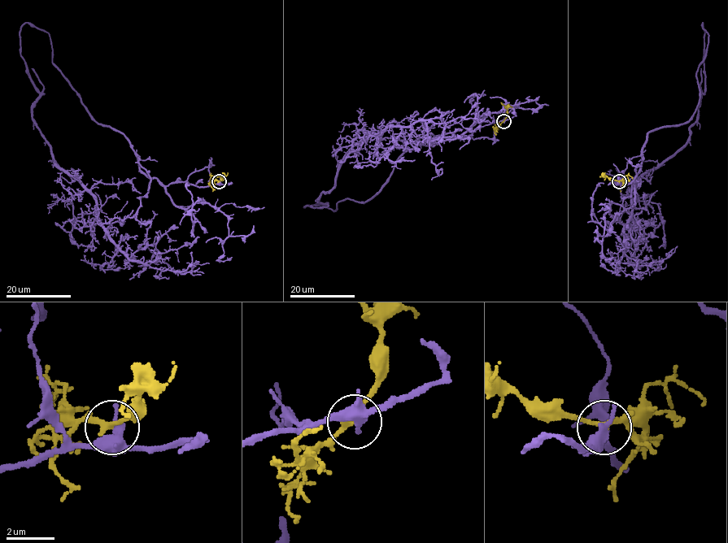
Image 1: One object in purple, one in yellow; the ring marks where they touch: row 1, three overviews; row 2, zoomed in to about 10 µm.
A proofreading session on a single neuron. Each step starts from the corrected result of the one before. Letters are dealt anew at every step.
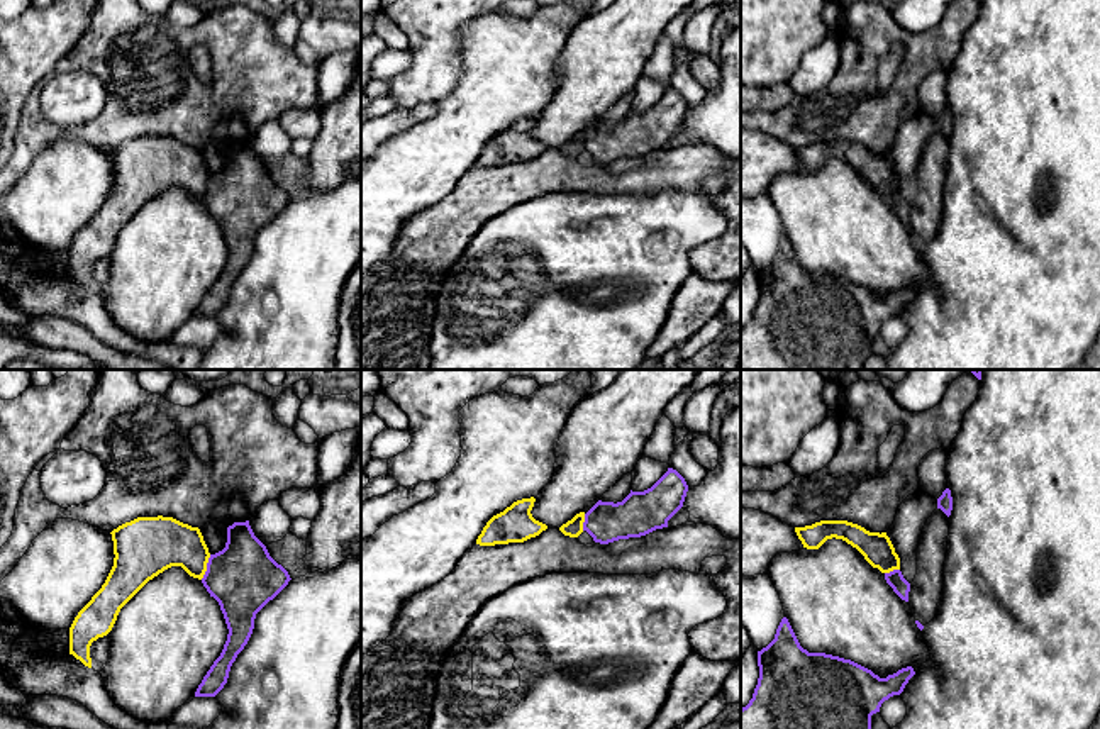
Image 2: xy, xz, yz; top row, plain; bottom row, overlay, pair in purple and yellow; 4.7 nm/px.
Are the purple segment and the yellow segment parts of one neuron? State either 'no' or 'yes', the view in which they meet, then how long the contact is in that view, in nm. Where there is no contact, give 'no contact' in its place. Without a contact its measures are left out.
yes; meets purple in xy; contact 130 nm long

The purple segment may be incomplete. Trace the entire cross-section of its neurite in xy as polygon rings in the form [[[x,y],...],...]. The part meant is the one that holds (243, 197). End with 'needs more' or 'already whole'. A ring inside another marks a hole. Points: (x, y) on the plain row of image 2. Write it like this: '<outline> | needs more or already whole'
[[[137,137],[119,146],[110,154],[115,175],[114,186],[102,209],[73,241],[69,248],[69,275],[92,288],[90,266],[112,251],[120,229],[149,200],[171,186],[181,186],[190,197],[198,198],[210,217],[219,222],[229,249],[220,276],[195,312],[195,317],[215,317],[227,303],[232,283],[253,254],[256,234],[292,200],[288,192],[269,176],[266,166],[254,156],[249,141],[229,146],[225,168],[215,175],[208,173],[198,147],[173,137]]] | needs more

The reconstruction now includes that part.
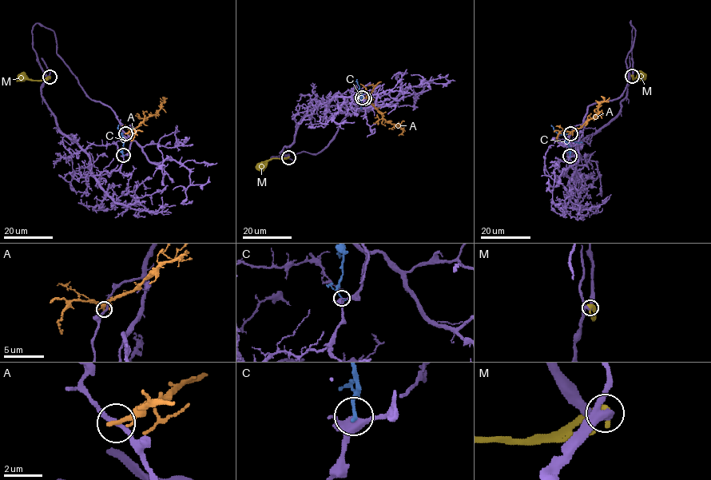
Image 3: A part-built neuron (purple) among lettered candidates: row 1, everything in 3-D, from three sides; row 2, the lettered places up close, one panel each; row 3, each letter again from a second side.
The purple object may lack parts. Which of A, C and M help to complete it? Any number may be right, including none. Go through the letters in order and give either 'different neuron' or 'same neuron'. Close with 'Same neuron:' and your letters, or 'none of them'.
A: different neuron
C: different neuron
M: different neuron
Same neuron: none of them

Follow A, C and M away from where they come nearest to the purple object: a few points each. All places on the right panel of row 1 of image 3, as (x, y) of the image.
A: (570, 133), (597, 115), (599, 105), (609, 97)
C: (569, 156), (569, 146), (565, 136), (558, 133), (551, 124)
M: (632, 76), (633, 79), (645, 80)

